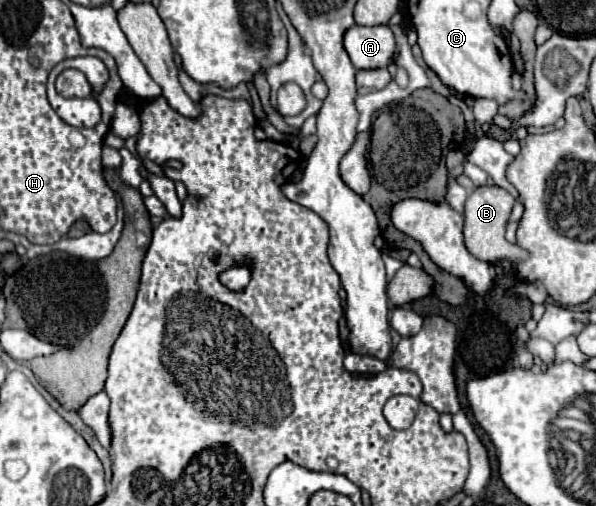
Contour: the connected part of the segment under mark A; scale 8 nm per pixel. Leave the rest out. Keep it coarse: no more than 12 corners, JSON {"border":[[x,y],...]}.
{"border":[[354,24],[344,48],[356,70],[382,68],[396,52],[386,26]]}

